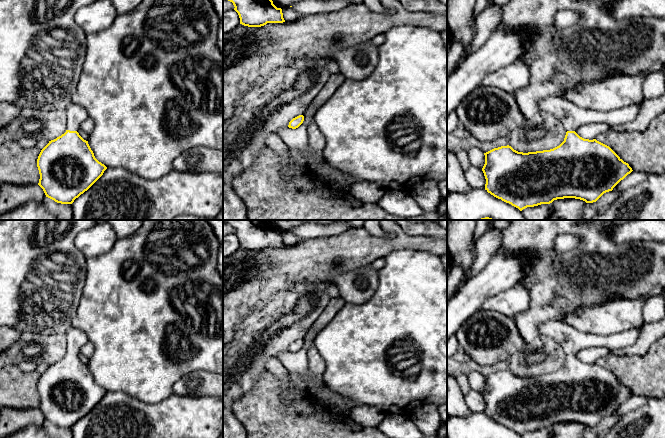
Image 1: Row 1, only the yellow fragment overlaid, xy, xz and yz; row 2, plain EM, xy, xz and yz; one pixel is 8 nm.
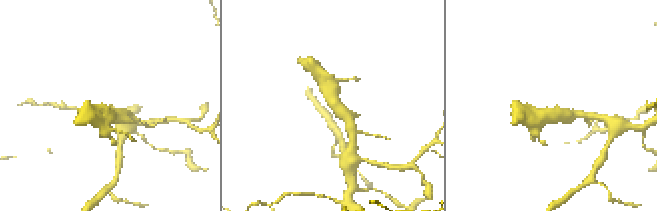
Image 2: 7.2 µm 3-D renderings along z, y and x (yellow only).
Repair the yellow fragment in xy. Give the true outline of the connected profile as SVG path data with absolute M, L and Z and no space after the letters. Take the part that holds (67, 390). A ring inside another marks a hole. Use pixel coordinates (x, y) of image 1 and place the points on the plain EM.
M71 327L66 338L66 356L49 365L38 380L38 409L46 421L57 427L72 428L103 399L107 391L95 382L88 365L77 356L89 342L86 333Z

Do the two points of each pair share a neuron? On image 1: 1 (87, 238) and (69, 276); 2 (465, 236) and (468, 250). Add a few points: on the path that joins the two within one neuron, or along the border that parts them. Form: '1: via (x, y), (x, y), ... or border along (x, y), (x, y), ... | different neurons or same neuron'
1: border along (81, 230), (75, 237), (74, 245), (86, 257) | different neurons
2: via (465, 239), (465, 247) | same neuron

